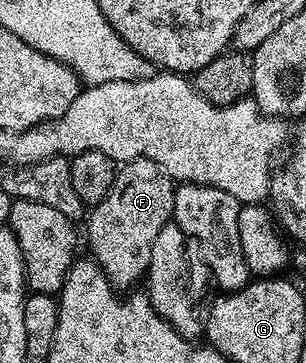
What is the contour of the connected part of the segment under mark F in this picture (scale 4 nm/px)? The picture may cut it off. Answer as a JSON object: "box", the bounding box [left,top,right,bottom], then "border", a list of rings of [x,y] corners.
{"box":[84,157,176,290],"border":[[[138,157],[134,161],[125,162],[115,172],[108,195],[104,195],[101,203],[89,210],[90,222],[86,225],[84,241],[85,244],[86,241],[90,244],[89,256],[104,271],[104,275],[115,289],[129,290],[137,286],[134,285],[137,281],[139,284],[145,278],[152,259],[152,243],[160,232],[160,227],[164,227],[173,218],[175,188],[176,182],[168,176],[162,166],[157,165],[155,161],[149,161],[146,157]]]}

